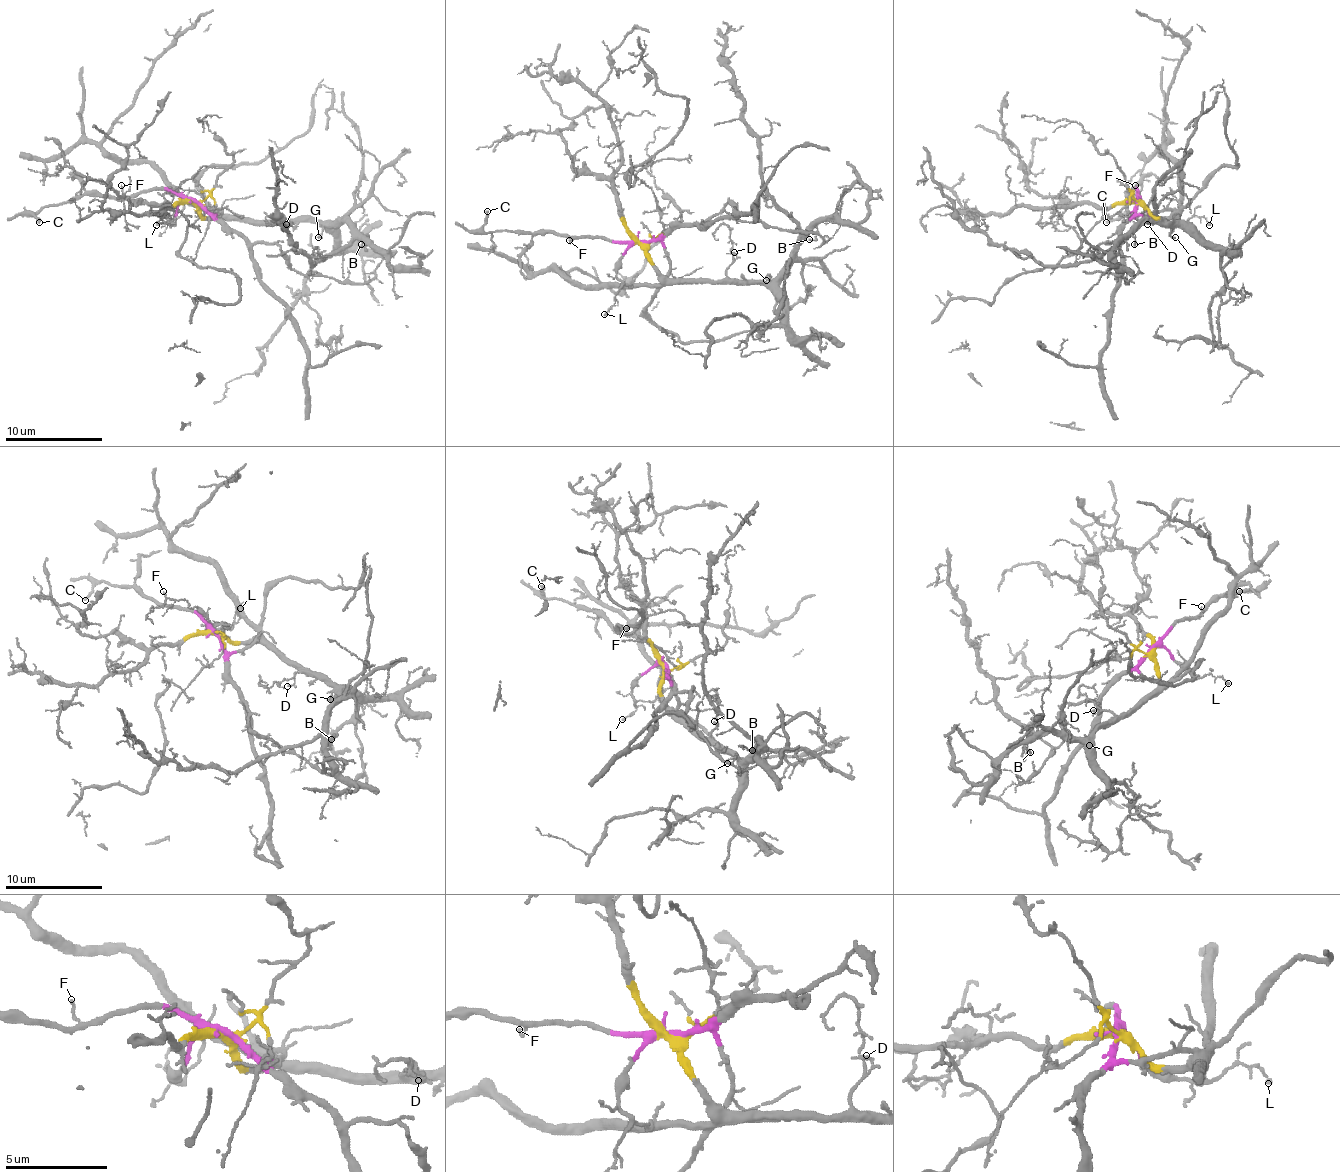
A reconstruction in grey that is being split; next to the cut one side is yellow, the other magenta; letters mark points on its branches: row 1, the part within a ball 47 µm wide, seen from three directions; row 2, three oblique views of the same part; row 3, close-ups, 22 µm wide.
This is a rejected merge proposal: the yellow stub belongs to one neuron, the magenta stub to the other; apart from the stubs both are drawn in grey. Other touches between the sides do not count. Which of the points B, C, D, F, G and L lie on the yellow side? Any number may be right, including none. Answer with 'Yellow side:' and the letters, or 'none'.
Yellow side: B, D, G

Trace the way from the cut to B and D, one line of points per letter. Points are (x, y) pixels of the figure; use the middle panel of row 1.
B: (640, 242), (652, 263), (669, 278), (763, 280), (773, 278), (812, 232), (814, 237), (809, 239)
D: (640, 242), (652, 263), (669, 278), (720, 280), (737, 256), (734, 251)

